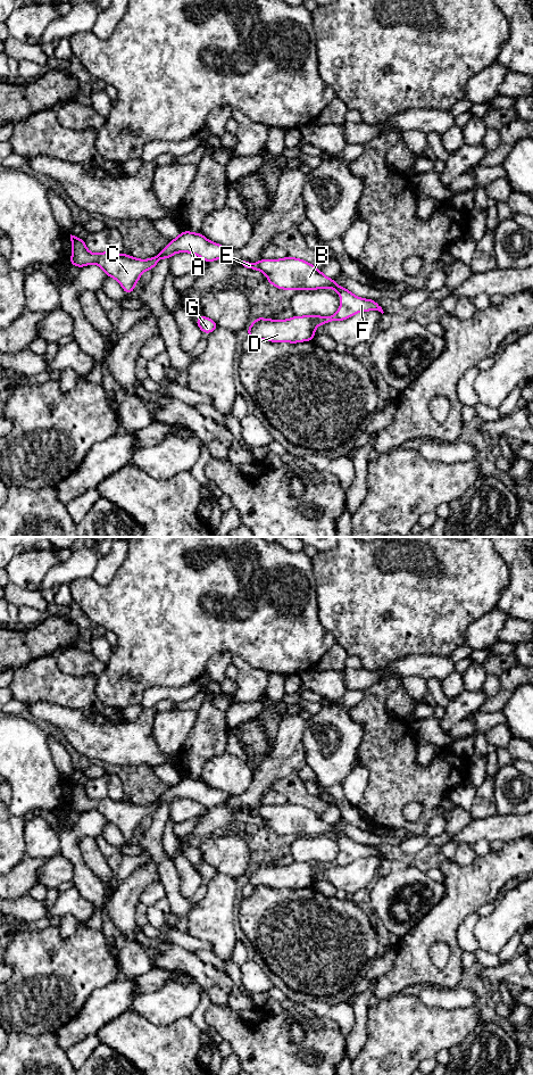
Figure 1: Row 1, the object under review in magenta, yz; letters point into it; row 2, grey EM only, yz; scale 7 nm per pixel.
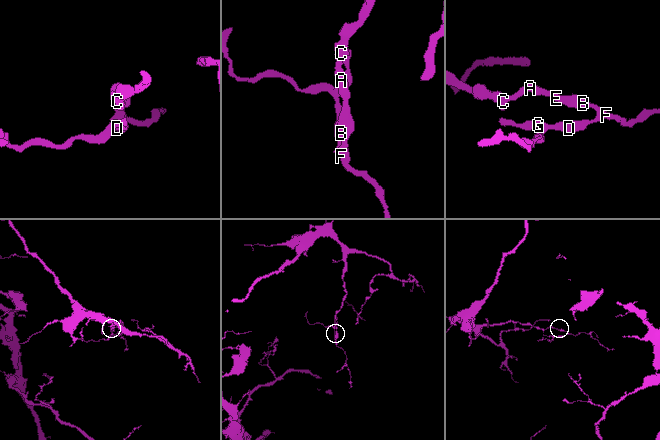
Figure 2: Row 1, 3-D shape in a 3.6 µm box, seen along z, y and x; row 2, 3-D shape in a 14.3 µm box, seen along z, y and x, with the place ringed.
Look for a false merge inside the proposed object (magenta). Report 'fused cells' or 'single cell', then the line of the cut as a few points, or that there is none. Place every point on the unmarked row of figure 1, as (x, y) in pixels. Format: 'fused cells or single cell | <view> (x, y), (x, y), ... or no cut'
single cell | no cut

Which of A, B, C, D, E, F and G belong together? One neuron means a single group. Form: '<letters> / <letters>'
A B C D E F G

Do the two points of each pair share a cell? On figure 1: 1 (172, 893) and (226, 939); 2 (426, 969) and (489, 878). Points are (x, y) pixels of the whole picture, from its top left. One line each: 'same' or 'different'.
1: different
2: same

